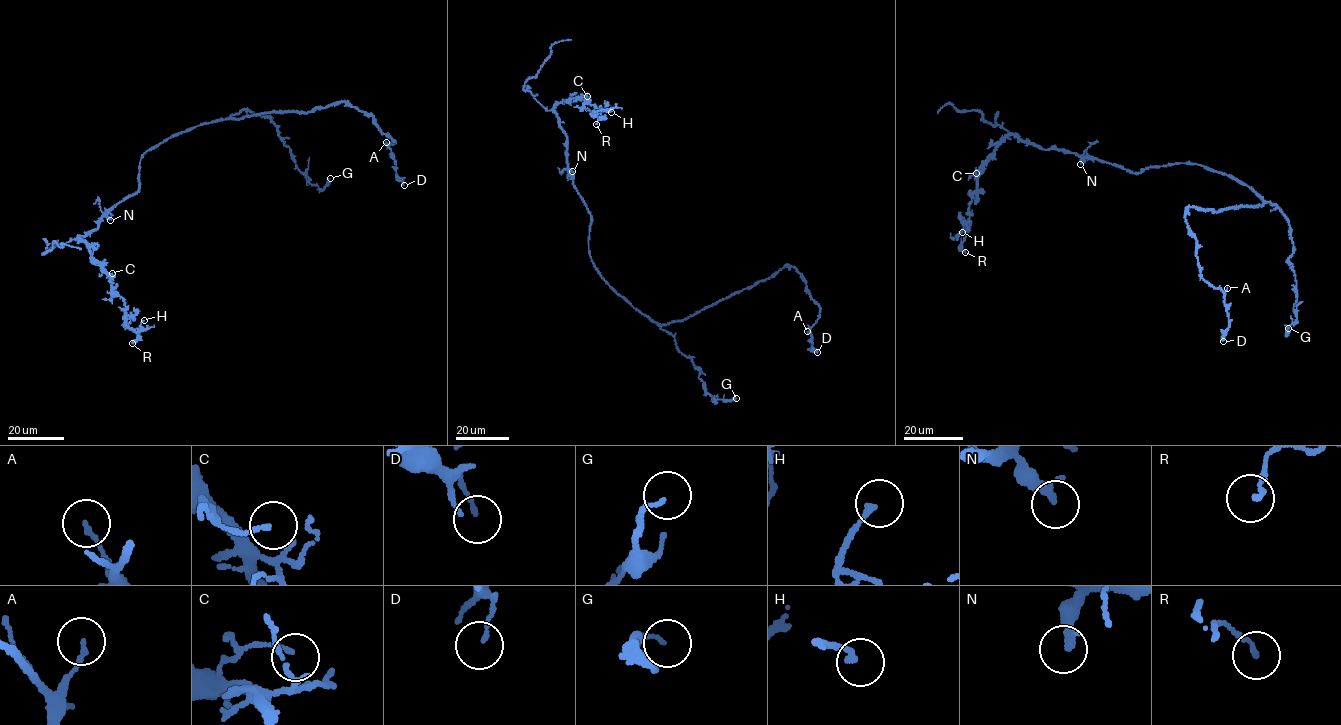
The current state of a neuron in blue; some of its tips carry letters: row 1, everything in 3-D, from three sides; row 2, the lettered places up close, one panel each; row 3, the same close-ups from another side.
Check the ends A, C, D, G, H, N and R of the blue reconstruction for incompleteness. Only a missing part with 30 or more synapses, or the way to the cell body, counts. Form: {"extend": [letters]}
{"extend": []}

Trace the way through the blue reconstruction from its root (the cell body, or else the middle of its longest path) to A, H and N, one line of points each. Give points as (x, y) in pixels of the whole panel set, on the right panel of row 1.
A: (1224, 174), (1263, 205), (1215, 212), (1193, 207), (1185, 219), (1203, 278), (1227, 288)
H: (1224, 174), (1180, 163), (1132, 173), (1012, 134), (979, 173), (969, 221), (956, 238), (962, 232)
N: (1224, 174), (1187, 163), (1150, 166), (1135, 173), (1096, 159), (1083, 159), (1080, 164)

